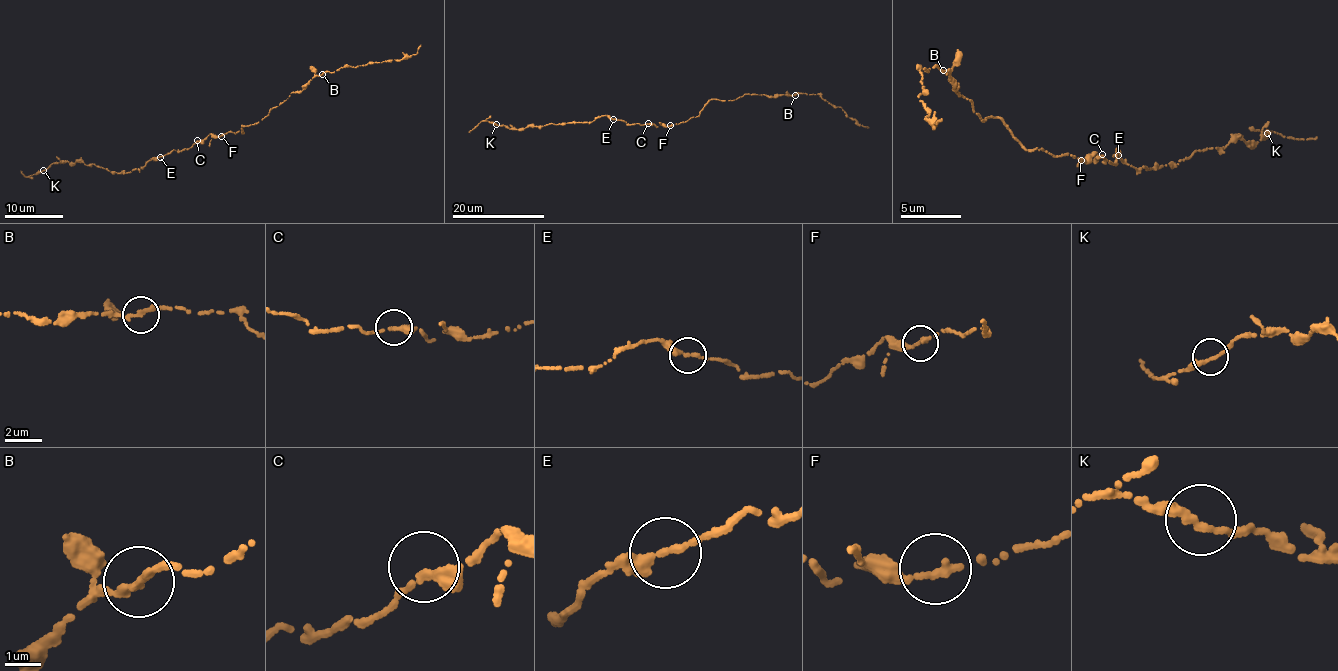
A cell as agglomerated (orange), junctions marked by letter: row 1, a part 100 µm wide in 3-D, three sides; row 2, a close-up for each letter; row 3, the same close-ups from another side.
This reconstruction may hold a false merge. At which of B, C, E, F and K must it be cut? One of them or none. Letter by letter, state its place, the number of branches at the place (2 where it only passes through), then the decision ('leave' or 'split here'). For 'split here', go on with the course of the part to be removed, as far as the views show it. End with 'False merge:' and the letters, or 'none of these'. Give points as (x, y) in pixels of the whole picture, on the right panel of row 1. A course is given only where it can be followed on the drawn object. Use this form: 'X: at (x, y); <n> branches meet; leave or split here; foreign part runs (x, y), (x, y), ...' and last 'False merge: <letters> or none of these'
B: at (943, 70); 2 branches meet; leave
C: at (1102, 154); 2 branches meet; leave
E: at (1118, 155); 2 branches meet; leave
F: at (1081, 160); 2 branches meet; leave
K: at (1267, 133); 2 branches meet; leave
False merge: none of these

